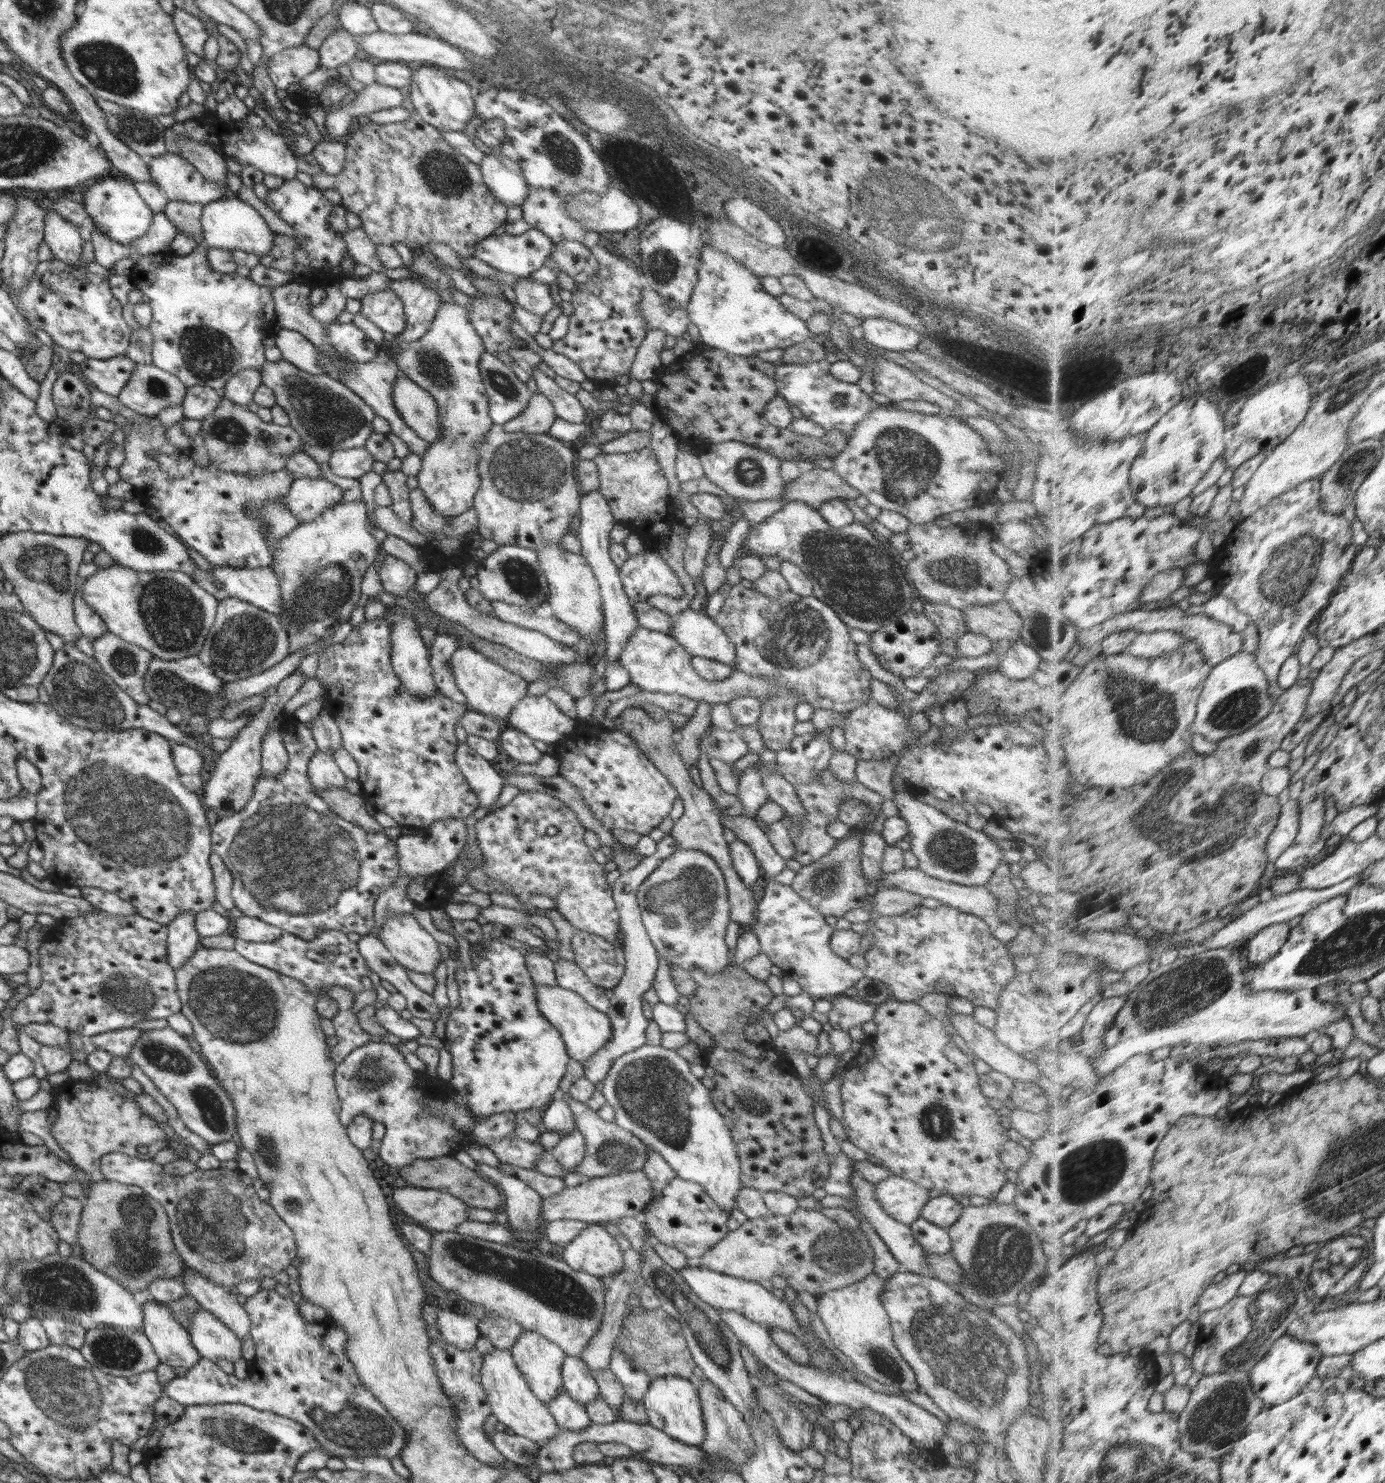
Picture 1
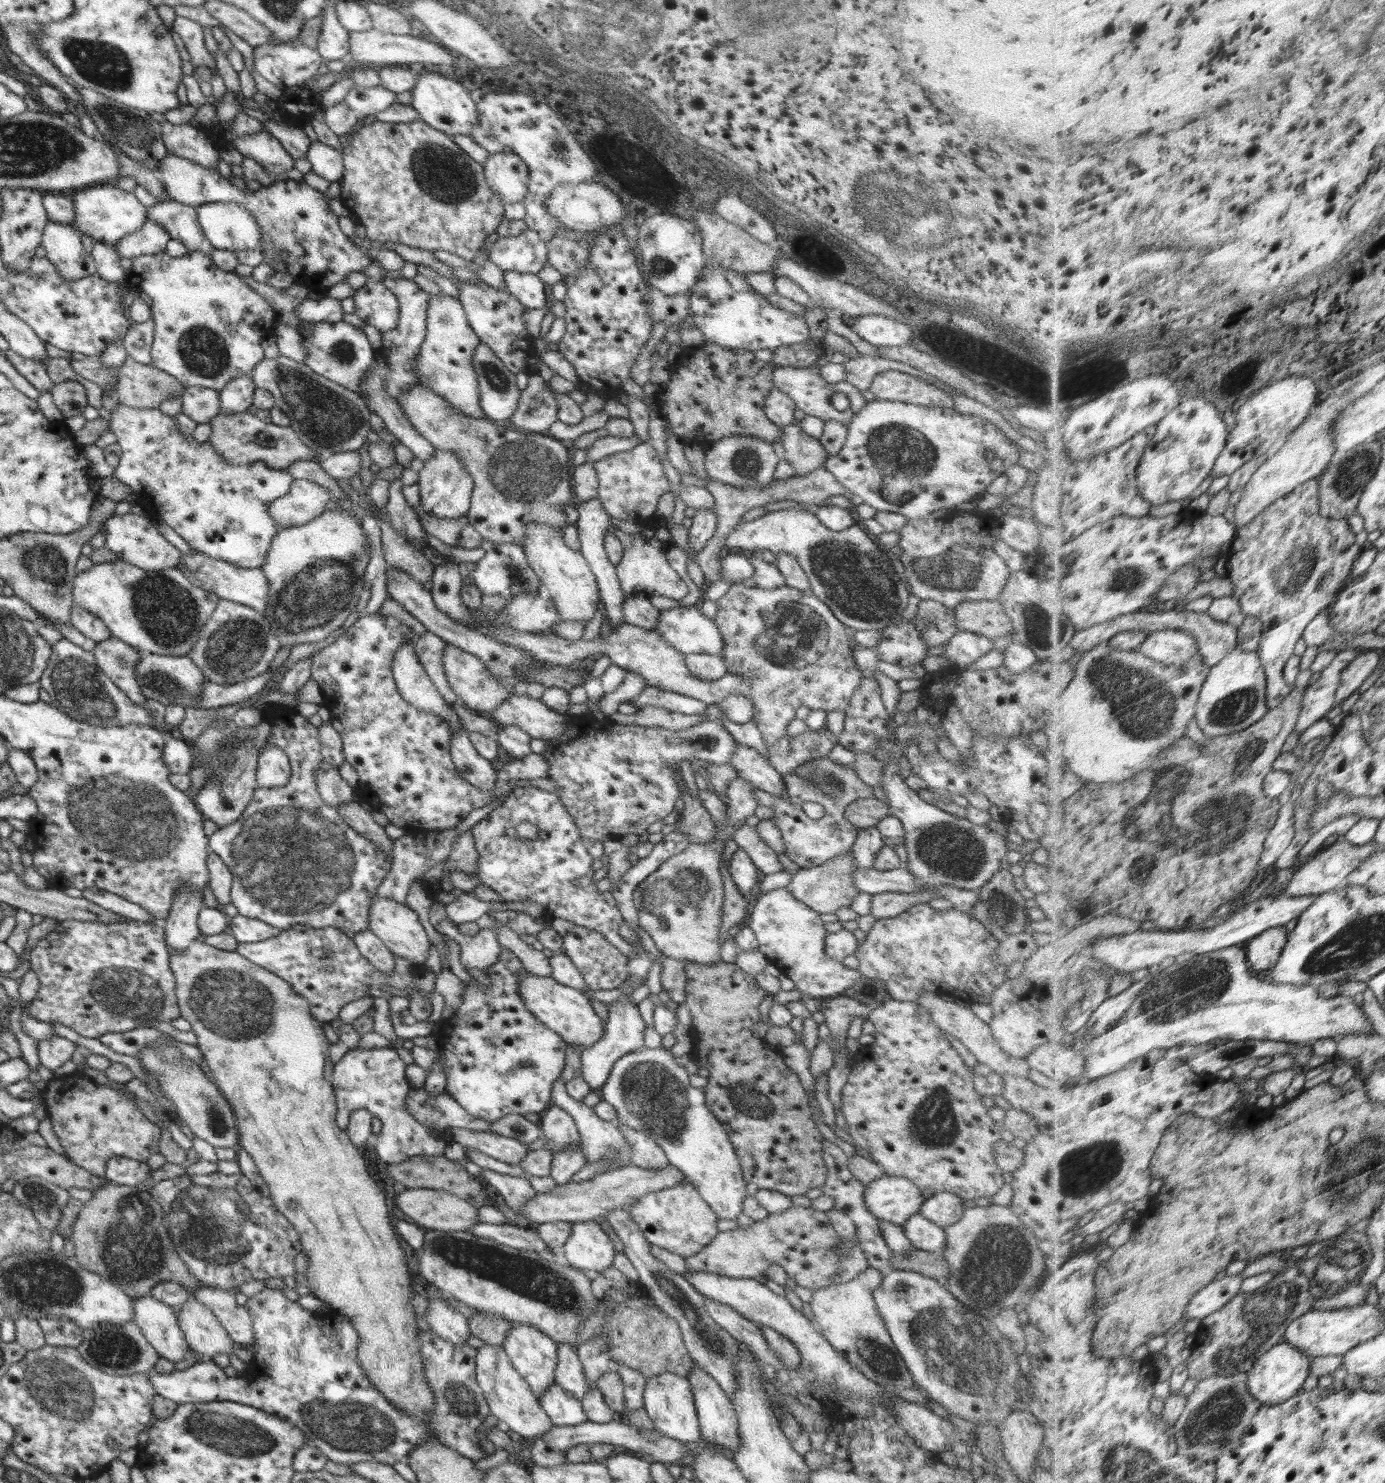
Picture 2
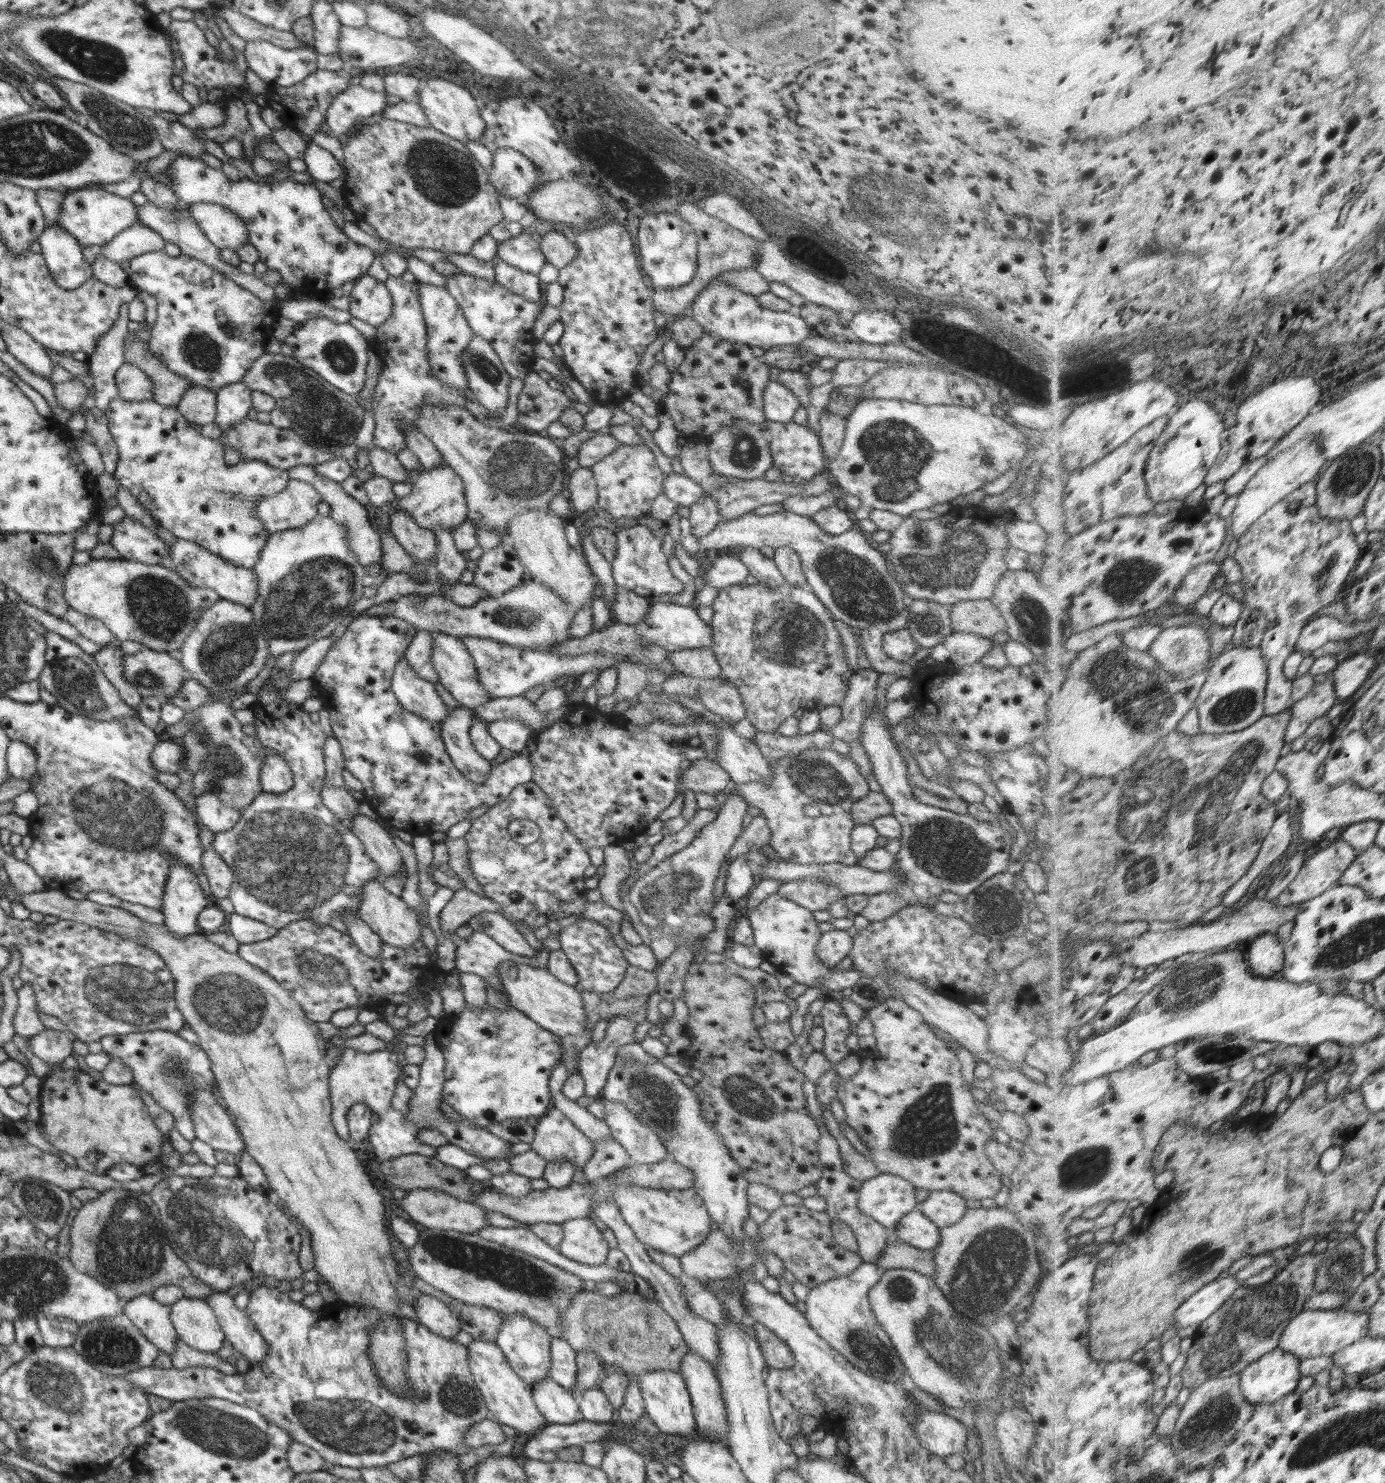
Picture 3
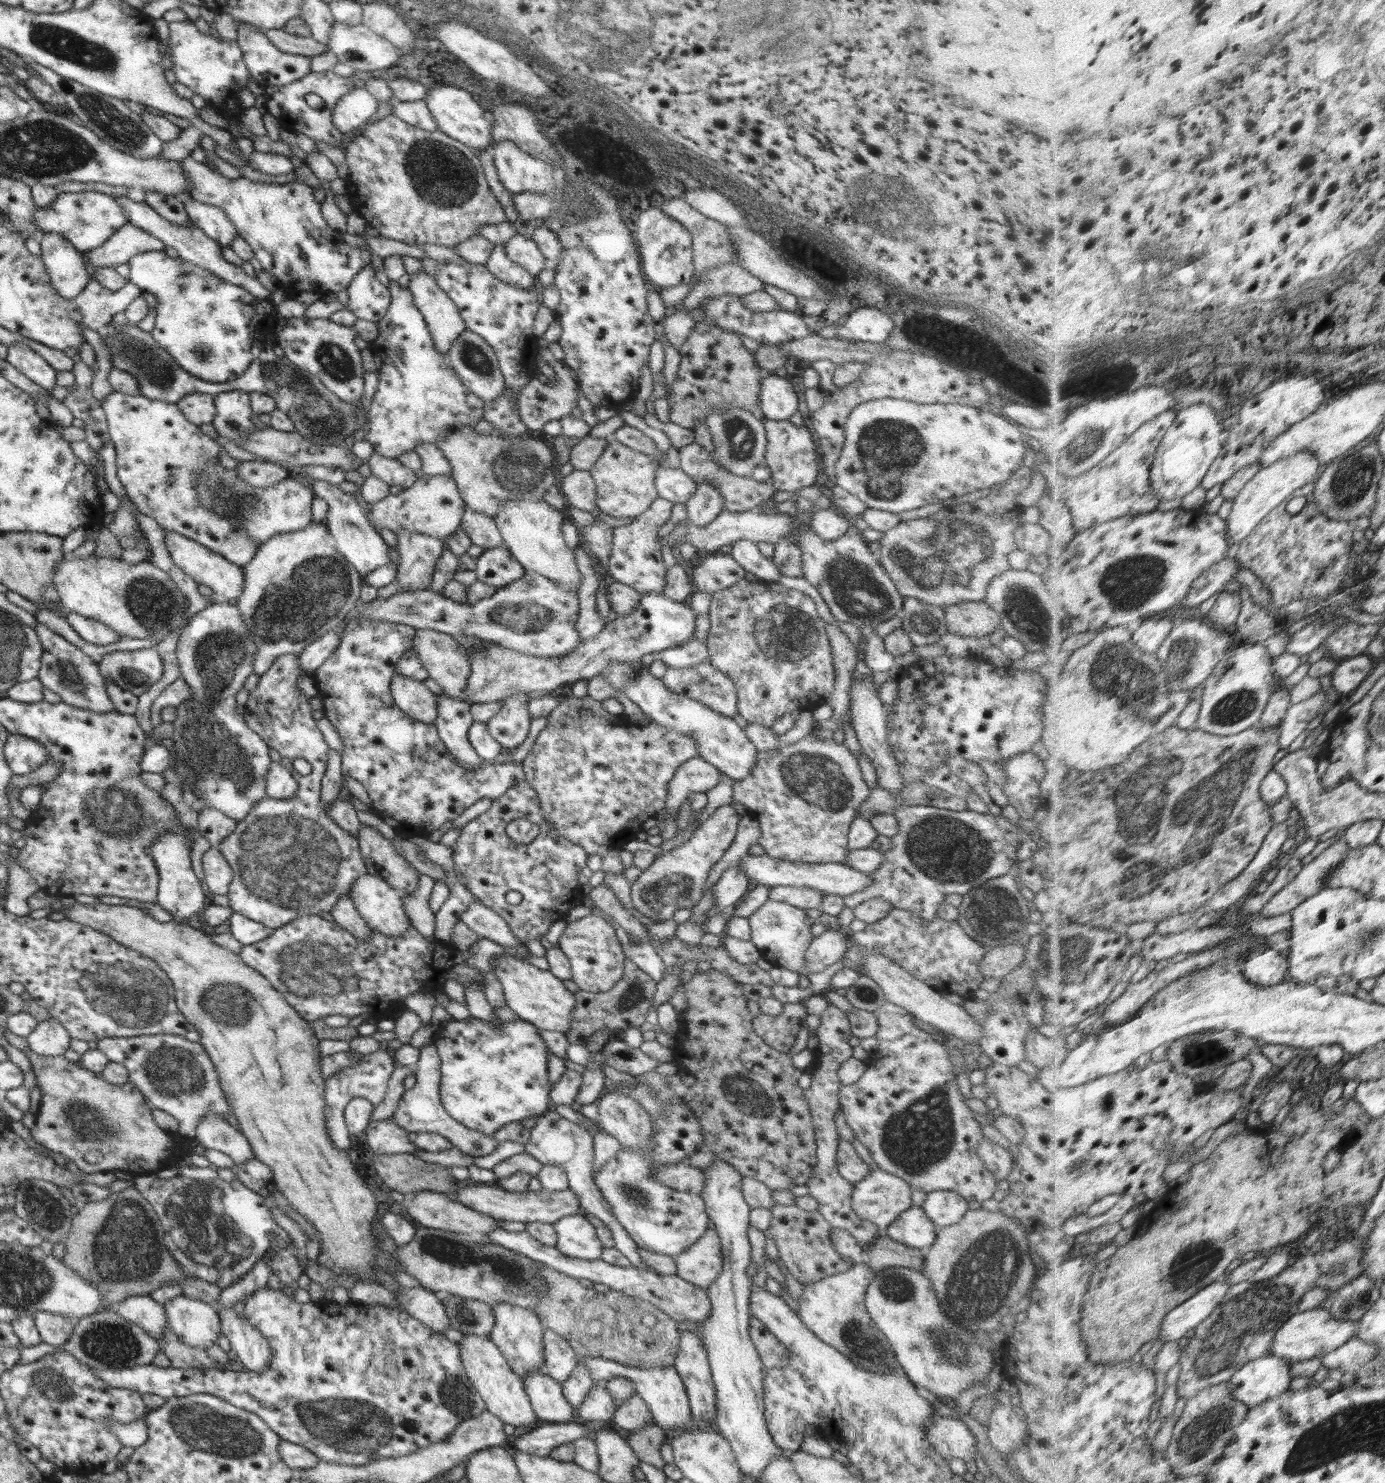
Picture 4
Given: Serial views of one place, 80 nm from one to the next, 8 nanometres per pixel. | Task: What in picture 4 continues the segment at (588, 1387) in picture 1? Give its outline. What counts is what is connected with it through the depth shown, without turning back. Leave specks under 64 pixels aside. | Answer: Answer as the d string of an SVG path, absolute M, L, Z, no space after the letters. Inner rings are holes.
M543 1327L543 1353L543 1372L560 1384L566 1382L578 1362L571 1344L552 1329Z

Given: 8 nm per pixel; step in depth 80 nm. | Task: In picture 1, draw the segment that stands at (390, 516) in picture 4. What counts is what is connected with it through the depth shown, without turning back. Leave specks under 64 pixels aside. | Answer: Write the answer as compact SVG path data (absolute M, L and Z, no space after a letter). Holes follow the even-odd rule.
M443 302L422 338L396 350L386 337L380 350L397 364L401 375L427 390L438 404L442 438L430 443L421 457L418 484L434 512L445 518L461 515L473 507L474 497L481 487L478 445L484 442L484 433L490 431L493 424L488 414L486 387L479 373L485 344L469 320L468 310L456 303Z

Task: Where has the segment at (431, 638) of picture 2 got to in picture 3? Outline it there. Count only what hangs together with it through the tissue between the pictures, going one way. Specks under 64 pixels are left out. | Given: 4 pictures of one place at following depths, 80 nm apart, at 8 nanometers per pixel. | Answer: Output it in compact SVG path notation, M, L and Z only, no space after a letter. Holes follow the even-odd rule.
M419 630L405 650L404 658L420 678L434 684L438 683L438 674L432 664L432 651L433 633Z

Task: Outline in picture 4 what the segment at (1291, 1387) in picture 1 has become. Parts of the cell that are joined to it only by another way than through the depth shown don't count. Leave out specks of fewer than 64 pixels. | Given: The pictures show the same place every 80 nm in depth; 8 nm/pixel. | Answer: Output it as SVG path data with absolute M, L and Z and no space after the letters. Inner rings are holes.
M1267 1355L1238 1371L1230 1381L1230 1390L1238 1402L1248 1404L1251 1409L1260 1407L1290 1391L1294 1380L1292 1366L1284 1358Z

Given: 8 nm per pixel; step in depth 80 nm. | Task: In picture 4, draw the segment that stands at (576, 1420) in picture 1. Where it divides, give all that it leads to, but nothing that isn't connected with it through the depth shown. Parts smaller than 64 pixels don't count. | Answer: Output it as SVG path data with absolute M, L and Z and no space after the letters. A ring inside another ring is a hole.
M543 1369L522 1379L524 1392L532 1404L534 1414L547 1423L568 1423L574 1418L574 1410L562 1394L561 1384L554 1381Z

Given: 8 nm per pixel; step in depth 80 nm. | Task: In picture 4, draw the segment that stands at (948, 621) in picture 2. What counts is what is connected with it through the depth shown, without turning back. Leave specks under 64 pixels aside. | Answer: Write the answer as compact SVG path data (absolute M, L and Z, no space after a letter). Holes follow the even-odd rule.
M905 597L900 615L902 628L908 633L913 646L934 644L949 632L944 608L916 597Z

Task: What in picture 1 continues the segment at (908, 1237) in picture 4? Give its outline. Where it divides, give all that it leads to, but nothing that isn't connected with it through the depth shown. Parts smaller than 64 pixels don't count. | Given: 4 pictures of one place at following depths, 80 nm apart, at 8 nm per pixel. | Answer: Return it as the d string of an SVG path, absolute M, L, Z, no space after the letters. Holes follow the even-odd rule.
M920 1217L909 1225L912 1236L919 1242L927 1254L950 1253L951 1238L947 1229L936 1226L934 1223Z

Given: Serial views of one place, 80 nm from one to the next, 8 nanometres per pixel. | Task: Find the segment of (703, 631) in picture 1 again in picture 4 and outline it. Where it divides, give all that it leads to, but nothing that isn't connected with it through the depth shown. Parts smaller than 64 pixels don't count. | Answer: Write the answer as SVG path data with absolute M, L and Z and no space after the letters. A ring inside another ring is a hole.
M640 592L640 594L639 606L632 612L622 616L612 615L600 634L594 638L585 639L572 652L563 657L538 658L531 654L522 654L517 650L504 648L497 645L496 642L488 643L485 651L470 654L469 667L471 671L468 676L468 685L464 689L467 690L464 701L468 702L469 700L470 704L500 702L517 692L546 691L547 694L550 694L562 685L572 685L598 675L601 670L613 662L631 663L636 666L634 662L640 661L644 654L654 653L656 655L665 648L672 648L687 638L695 636L695 614L687 604L666 598L661 592Z

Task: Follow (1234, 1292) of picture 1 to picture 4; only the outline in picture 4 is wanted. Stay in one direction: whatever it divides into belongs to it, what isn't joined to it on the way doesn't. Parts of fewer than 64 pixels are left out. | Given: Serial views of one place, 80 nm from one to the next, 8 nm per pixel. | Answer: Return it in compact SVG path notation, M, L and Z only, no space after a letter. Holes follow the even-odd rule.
M1220 1278L1195 1297L1189 1298L1165 1318L1158 1340L1164 1340L1164 1344L1182 1340L1192 1328L1197 1329L1214 1314L1233 1287L1224 1278Z

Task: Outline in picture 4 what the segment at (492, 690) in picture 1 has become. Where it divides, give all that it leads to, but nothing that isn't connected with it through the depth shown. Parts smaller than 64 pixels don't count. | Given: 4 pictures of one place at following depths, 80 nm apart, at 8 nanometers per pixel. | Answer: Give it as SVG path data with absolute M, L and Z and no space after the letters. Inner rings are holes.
M415 629L413 646L417 650L418 658L428 671L429 678L432 678L442 691L452 698L465 700L466 685L468 685L468 676L470 667L467 654L467 648L462 642L452 638L444 632L436 632L430 629Z

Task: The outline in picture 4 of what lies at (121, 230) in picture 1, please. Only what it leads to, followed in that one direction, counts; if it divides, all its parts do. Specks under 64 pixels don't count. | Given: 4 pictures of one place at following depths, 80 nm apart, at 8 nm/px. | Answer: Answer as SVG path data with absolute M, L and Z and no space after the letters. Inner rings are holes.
M88 190L76 193L61 192L48 209L34 206L33 221L39 228L39 235L44 233L60 234L78 252L88 252L102 246L118 229L128 223L128 217L112 195Z

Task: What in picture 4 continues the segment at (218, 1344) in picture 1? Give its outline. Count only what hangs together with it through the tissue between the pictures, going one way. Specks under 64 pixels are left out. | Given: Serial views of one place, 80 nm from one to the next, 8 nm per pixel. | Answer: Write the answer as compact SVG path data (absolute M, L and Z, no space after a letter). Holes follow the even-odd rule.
M178 1295L163 1304L172 1332L191 1347L207 1349L221 1335L217 1310L207 1302Z

